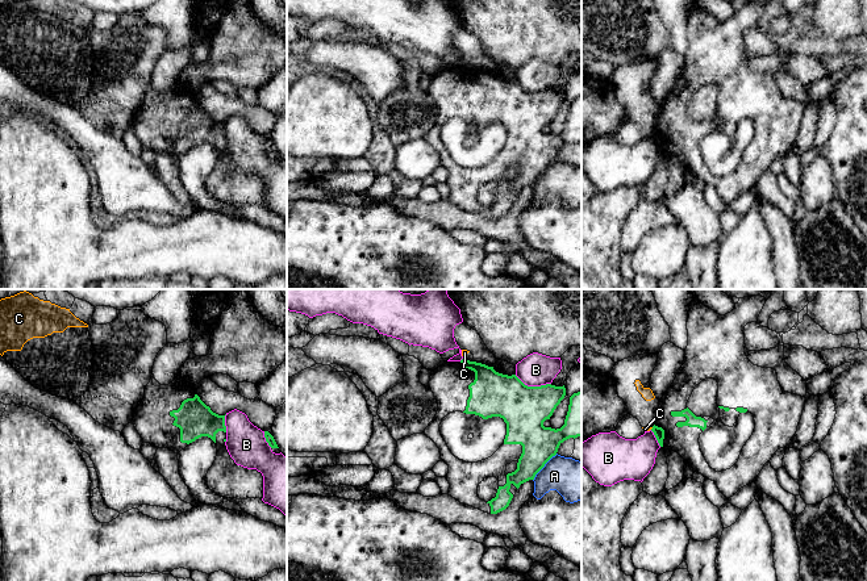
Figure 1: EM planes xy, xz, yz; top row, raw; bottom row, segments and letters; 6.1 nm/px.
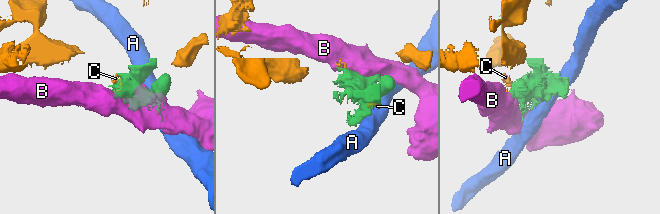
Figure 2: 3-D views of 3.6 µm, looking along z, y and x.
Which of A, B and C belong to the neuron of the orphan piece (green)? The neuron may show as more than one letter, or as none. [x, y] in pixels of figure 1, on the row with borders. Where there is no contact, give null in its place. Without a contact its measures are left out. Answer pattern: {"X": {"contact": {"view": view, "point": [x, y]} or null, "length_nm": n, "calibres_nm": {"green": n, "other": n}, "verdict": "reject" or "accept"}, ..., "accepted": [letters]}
{"A": {"contact": {"view": "xz", "point": [544, 465]}, "length_nm": 220, "calibres_nm": {"green": 220, "other": 240}, "verdict": "reject"}, "B": {"contact": {"view": "xz", "point": [533, 387]}, "length_nm": 240, "calibres_nm": {"green": 280, "other": 200}, "verdict": "reject"}, "C": {"contact": {"view": "xz", "point": [465, 359]}, "length_nm": 30, "calibres_nm": {"green": 240, "other": 40}, "verdict": "reject"}, "accepted": []}

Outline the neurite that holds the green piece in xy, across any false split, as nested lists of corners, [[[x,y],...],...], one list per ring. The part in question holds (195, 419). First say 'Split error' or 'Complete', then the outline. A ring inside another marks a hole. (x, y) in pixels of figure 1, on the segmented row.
Split error. [[[180,376],[168,385],[161,385],[151,377],[132,422],[145,443],[150,443],[157,448],[168,448],[175,453],[179,453],[201,436],[211,438],[216,443],[217,456],[205,476],[208,488],[225,498],[263,498],[262,473],[257,469],[237,465],[226,450],[225,415],[213,413],[196,394],[195,386]]]

